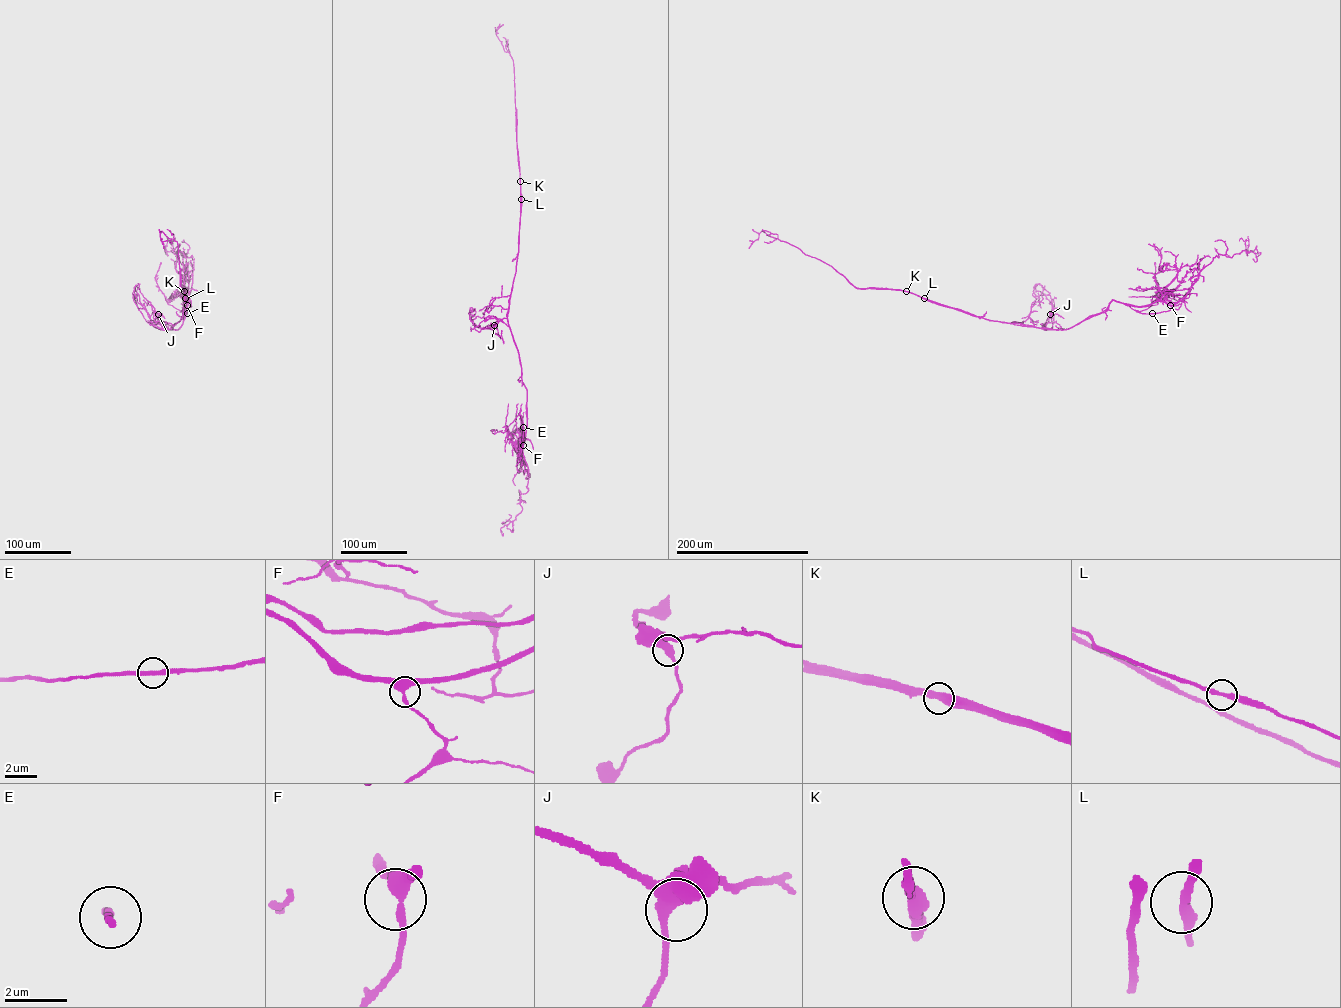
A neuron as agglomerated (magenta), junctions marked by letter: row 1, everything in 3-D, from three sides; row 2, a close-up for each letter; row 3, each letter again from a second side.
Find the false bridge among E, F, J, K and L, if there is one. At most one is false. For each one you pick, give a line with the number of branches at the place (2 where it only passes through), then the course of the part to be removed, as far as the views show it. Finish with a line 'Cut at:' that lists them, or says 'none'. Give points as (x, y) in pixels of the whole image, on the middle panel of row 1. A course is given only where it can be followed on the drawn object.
K: 2 | (520, 181), (518, 249), (506, 316), (527, 391), (527, 424), (522, 447), (528, 472), (521, 457), (515, 466)
Cut at: K

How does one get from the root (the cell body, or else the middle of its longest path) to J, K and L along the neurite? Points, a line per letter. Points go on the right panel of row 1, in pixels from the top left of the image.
J: (1023, 326), (1050, 329), (1050, 314)
K: (1023, 326), (973, 316), (906, 291)
L: (1023, 326), (989, 320), (924, 298)

